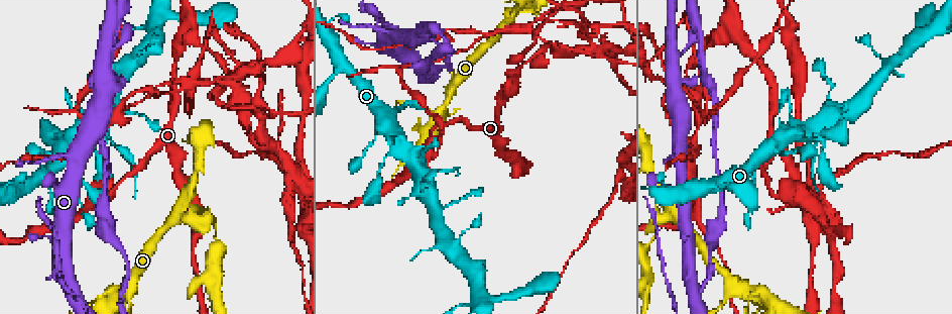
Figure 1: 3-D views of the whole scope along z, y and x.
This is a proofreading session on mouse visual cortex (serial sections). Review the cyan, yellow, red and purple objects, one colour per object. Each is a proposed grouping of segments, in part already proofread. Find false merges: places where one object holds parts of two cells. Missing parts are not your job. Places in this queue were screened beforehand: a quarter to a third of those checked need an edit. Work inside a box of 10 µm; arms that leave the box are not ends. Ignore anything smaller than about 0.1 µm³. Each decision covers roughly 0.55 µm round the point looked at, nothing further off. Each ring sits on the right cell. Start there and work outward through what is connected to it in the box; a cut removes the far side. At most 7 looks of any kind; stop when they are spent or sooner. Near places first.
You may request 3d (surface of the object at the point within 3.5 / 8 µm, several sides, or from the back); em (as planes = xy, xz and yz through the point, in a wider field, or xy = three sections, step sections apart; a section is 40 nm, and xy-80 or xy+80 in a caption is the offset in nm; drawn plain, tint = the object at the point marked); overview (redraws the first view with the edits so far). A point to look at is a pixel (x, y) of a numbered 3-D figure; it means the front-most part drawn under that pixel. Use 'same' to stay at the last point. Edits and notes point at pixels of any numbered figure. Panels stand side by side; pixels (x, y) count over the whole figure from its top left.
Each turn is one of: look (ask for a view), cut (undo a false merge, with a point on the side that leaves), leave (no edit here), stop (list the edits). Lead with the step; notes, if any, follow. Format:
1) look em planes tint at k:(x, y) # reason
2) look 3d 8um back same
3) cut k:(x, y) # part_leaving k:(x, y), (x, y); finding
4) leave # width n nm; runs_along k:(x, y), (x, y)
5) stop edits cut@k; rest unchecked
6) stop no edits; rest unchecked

look 3d 3.5um at 1:(449, 95) # looks like a crossing

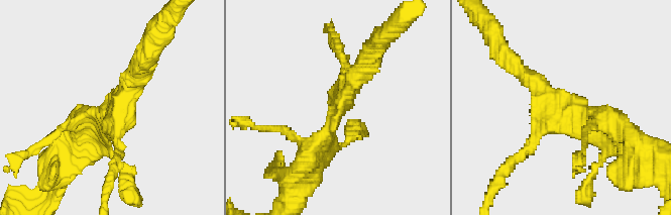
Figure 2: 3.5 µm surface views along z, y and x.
look em xy step 5 tint at 2:(342, 106) # shape alone is not enough

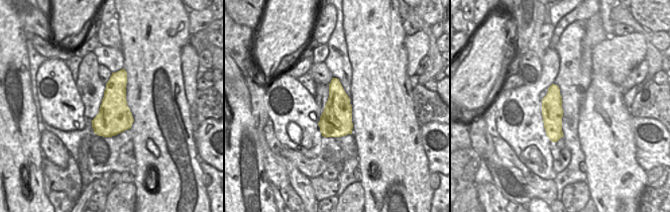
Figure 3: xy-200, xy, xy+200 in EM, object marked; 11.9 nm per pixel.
leave # width 380 nm; runs_along 2:(364, 64), (309, 156); one cell here

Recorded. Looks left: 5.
look 3d 3.5um at 1:(732, 32) # three-way junction

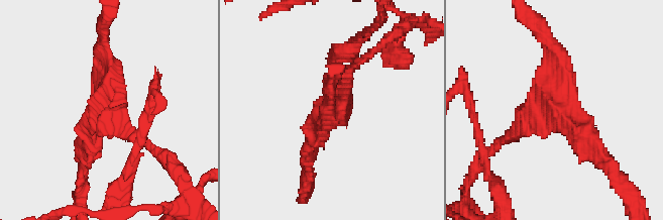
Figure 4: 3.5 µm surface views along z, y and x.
look em xy step 1 tint at 4:(555, 107) # shape alone is not enough

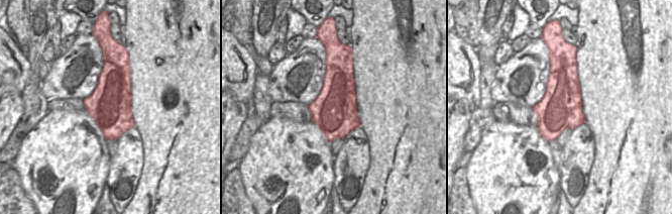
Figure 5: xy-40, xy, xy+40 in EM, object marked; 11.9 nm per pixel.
look em xy step 3 tint same

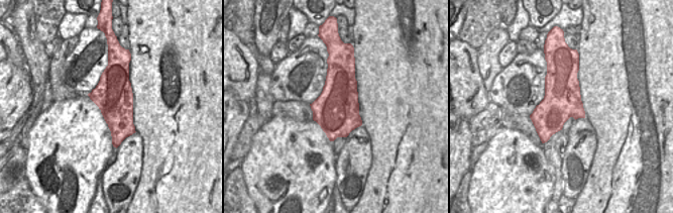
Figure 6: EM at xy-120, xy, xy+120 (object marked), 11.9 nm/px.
leave # one cell here

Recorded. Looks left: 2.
look 3d 3.5um at 1:(673, 54) # a fork

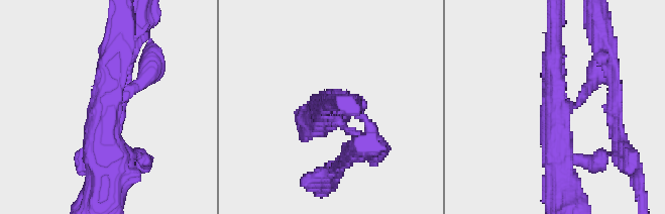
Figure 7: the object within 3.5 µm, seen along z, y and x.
look em xy step 2 tint at 7:(561, 109) # need the tissue

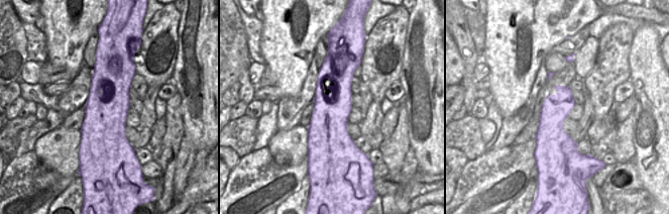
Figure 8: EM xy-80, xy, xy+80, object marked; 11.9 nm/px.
leave # runs_along 7:(103, 173), (100, 117), (149, 74); one cell here

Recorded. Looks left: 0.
stop no edits; rest unchecked

